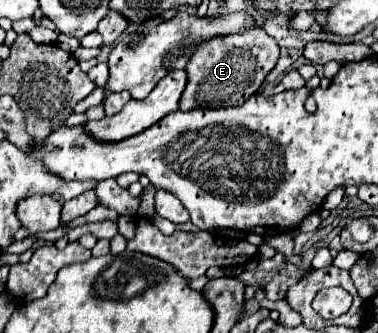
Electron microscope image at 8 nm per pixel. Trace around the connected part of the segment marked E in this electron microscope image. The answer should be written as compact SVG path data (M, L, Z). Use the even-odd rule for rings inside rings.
M261 28L203 42L187 64L189 84L181 96L179 110L187 112L193 108L241 106L247 98L251 98L259 90L261 82L275 68L277 60L279 60L279 46Z

